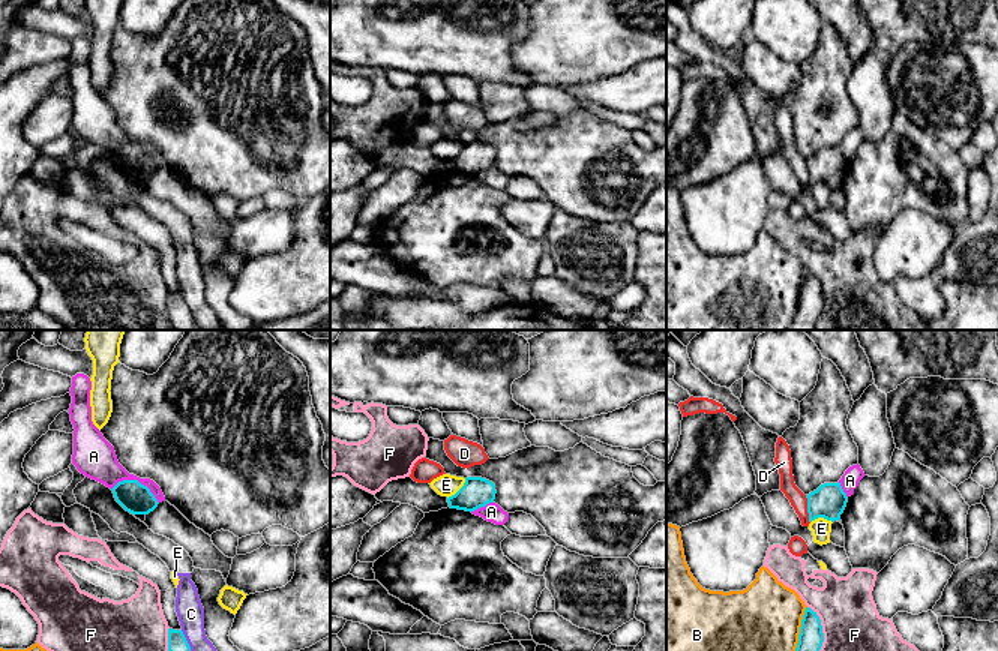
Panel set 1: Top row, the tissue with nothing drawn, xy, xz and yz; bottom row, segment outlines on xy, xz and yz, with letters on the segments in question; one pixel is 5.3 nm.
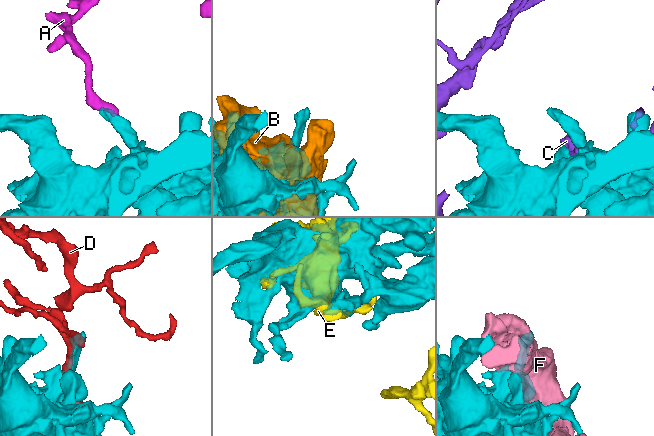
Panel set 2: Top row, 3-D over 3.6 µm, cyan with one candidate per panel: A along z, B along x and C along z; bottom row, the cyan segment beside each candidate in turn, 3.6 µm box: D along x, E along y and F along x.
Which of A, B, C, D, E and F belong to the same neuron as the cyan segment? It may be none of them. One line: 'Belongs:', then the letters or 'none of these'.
Belongs: none of these

